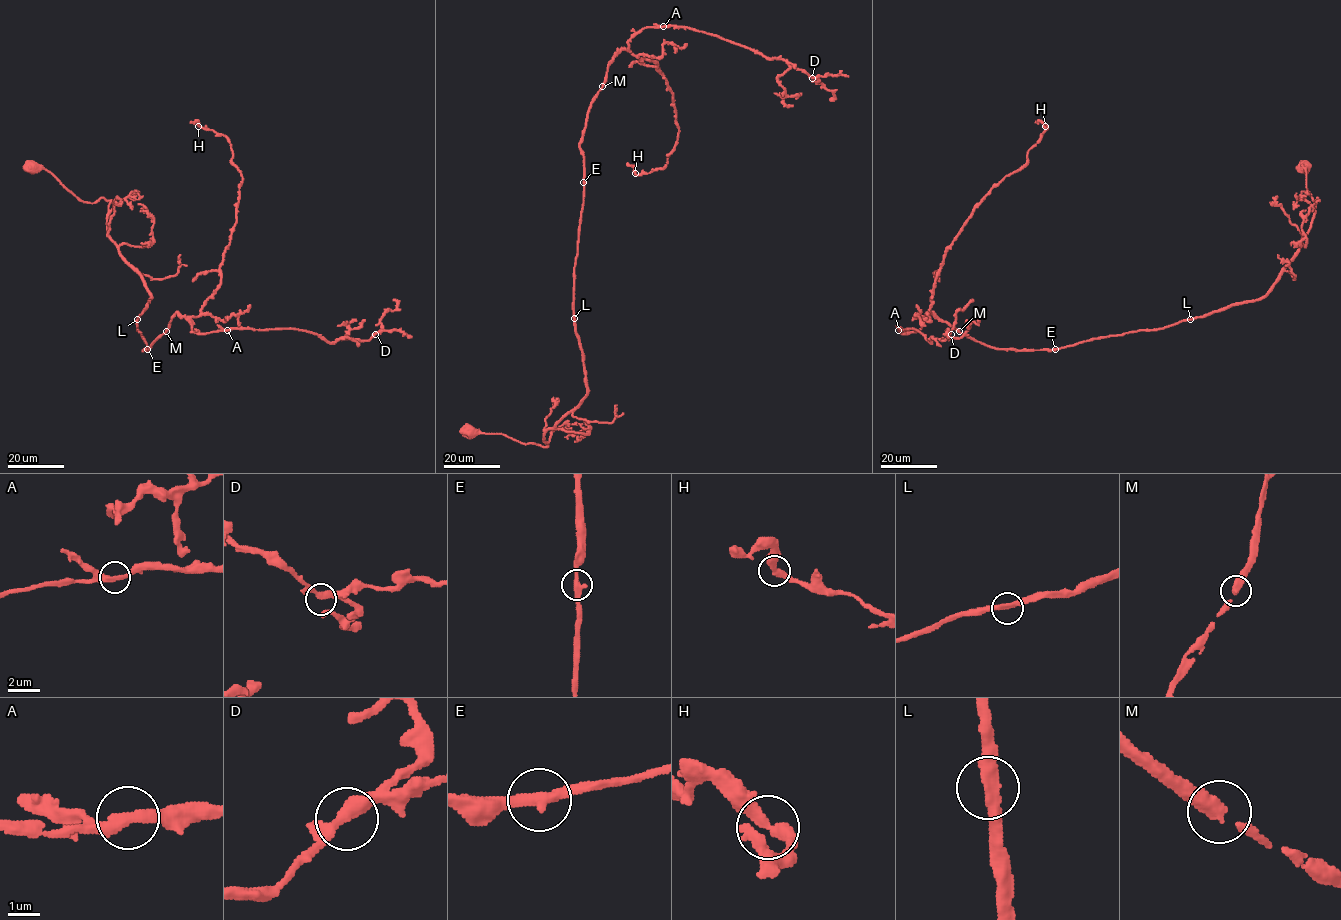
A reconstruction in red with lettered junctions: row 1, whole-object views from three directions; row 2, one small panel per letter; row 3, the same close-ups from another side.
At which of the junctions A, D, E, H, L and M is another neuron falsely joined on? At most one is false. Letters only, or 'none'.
none

